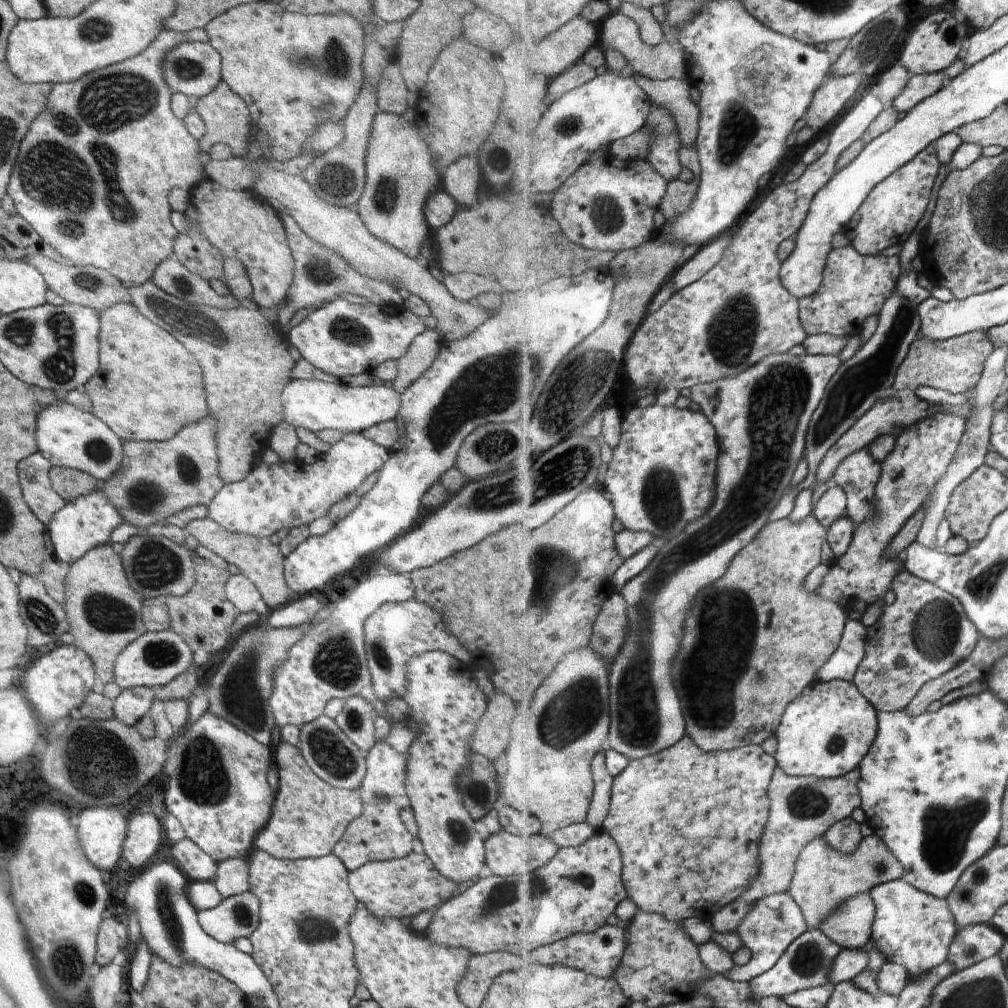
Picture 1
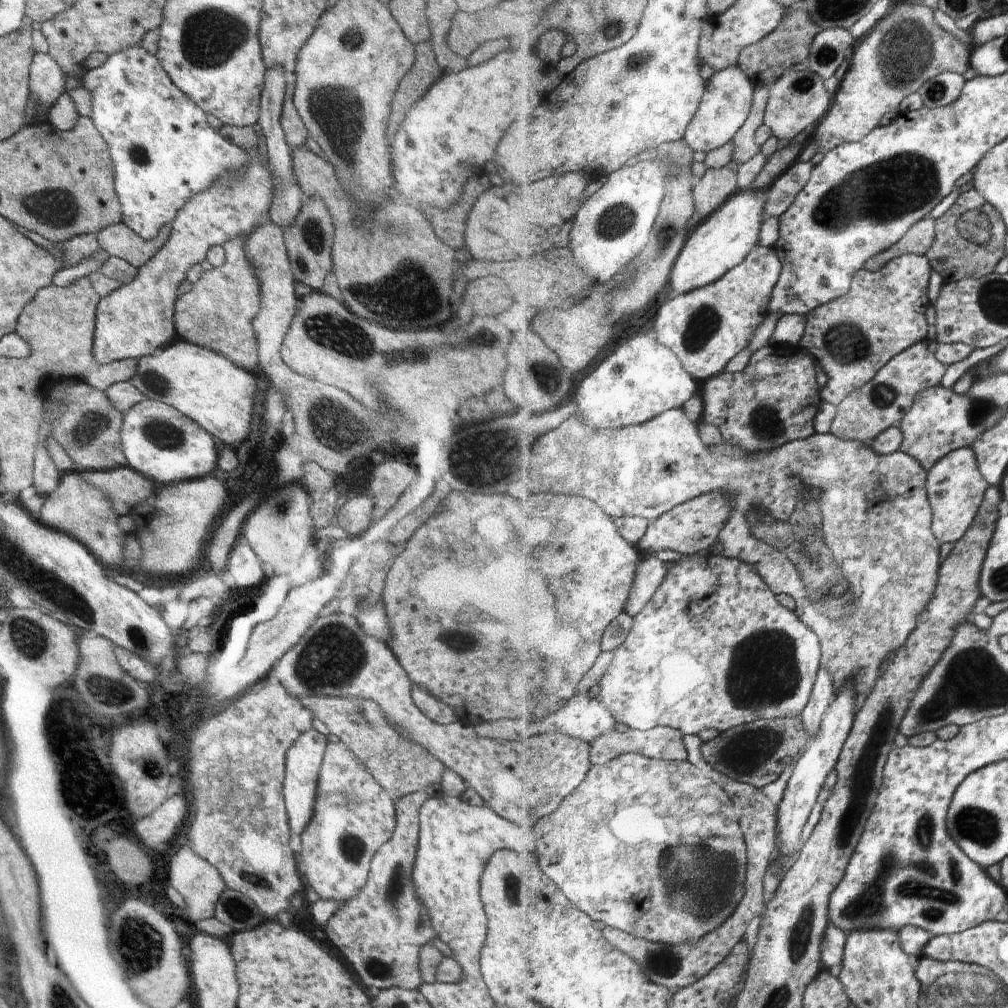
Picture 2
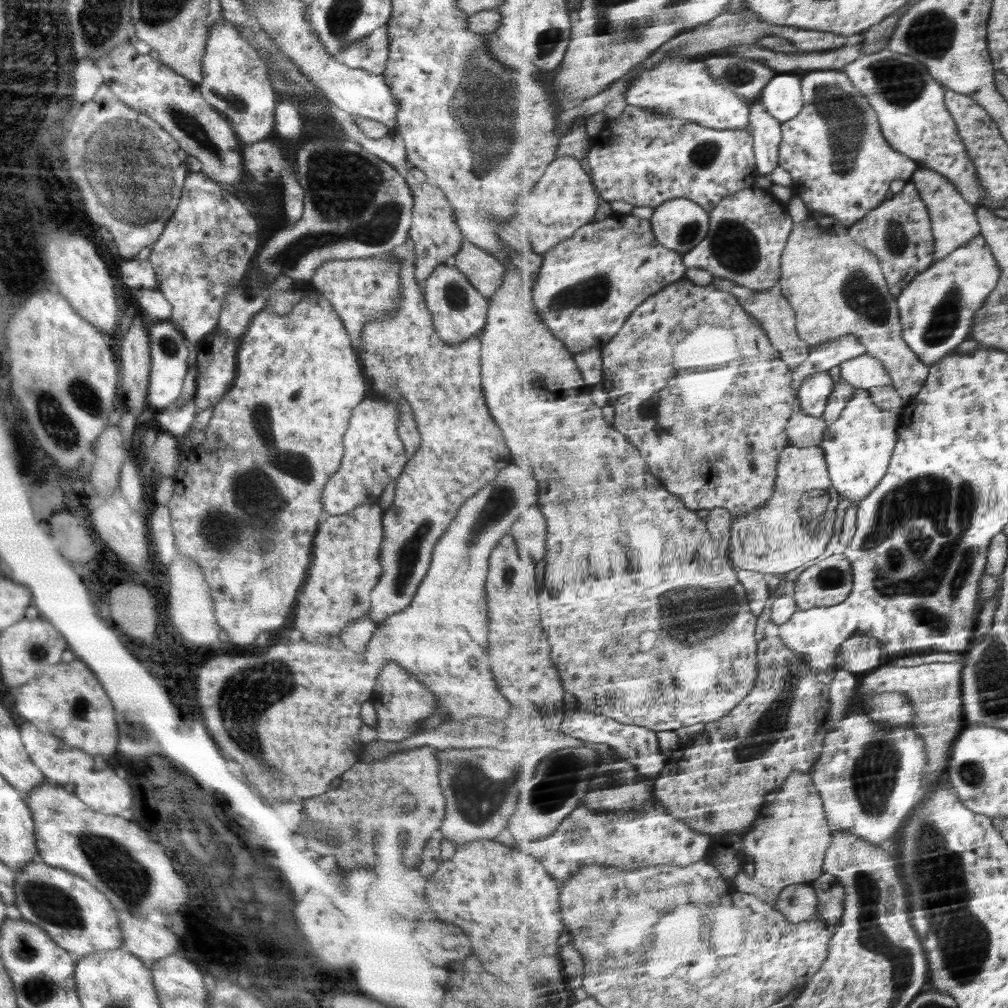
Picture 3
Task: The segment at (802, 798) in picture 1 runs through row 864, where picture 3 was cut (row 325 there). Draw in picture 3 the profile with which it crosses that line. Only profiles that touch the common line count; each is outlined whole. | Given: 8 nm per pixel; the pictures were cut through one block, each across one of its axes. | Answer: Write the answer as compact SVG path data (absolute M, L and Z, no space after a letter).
M715 278L713 284L718 288L734 293L745 309L761 320L762 326L769 333L769 337L773 340L774 346L778 348L785 361L790 365L790 368L798 370L809 359L813 346L801 337L801 333L797 329L797 309L793 307L793 303L789 297L783 292L782 285L778 283L774 288L768 290L757 290L754 288L746 288L733 280L726 278Z

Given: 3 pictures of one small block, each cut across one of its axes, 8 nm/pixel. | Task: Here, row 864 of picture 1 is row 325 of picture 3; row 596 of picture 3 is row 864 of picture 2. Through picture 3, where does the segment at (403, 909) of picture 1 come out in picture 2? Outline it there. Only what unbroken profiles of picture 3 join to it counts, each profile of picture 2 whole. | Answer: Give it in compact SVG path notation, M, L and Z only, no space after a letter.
M426 791L407 794L395 802L396 826L390 840L372 857L366 884L358 891L354 898L346 899L338 906L330 917L323 931L328 940L344 954L344 958L358 974L360 984L366 991L379 992L389 988L406 990L416 989L424 983L419 971L418 952L423 944L430 943L437 937L431 925L427 908L424 907L411 881L411 870L414 866L415 854L419 835L419 808L428 800L430 795Z

